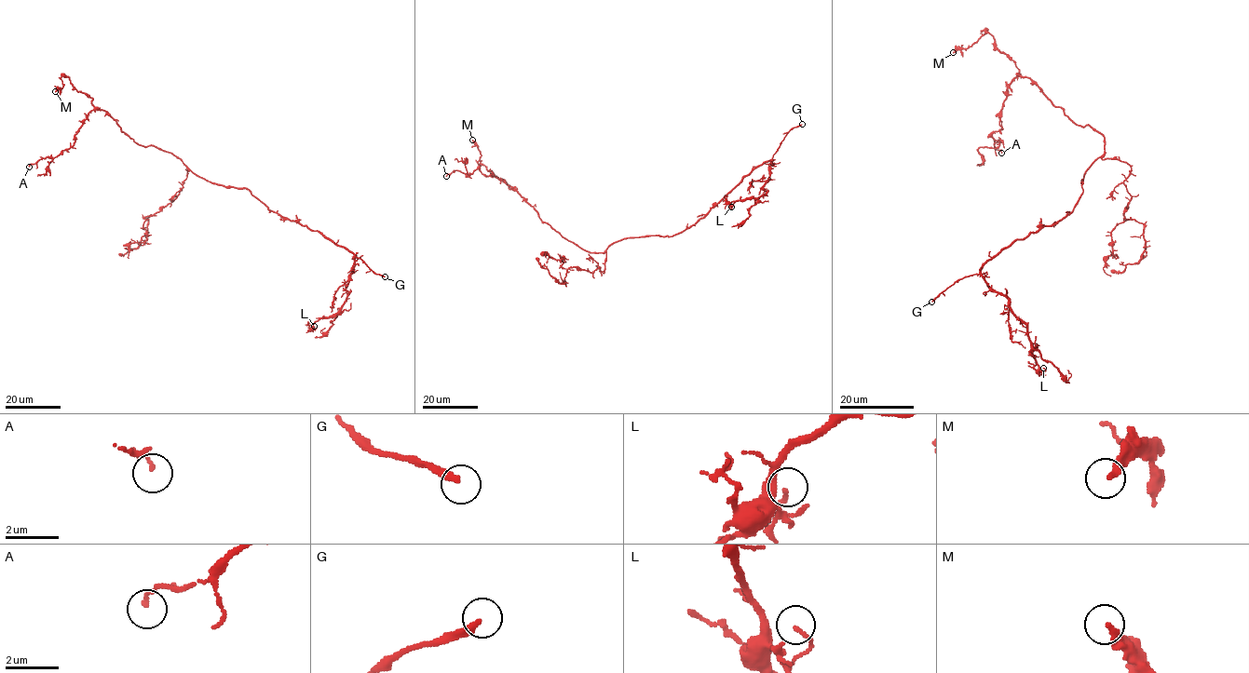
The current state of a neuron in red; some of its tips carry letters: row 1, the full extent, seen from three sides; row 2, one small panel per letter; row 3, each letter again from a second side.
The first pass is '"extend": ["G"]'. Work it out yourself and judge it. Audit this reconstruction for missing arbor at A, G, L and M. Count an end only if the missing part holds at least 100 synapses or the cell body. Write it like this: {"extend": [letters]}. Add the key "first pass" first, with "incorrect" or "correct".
{"first pass": "correct", "extend": ["G"]}

